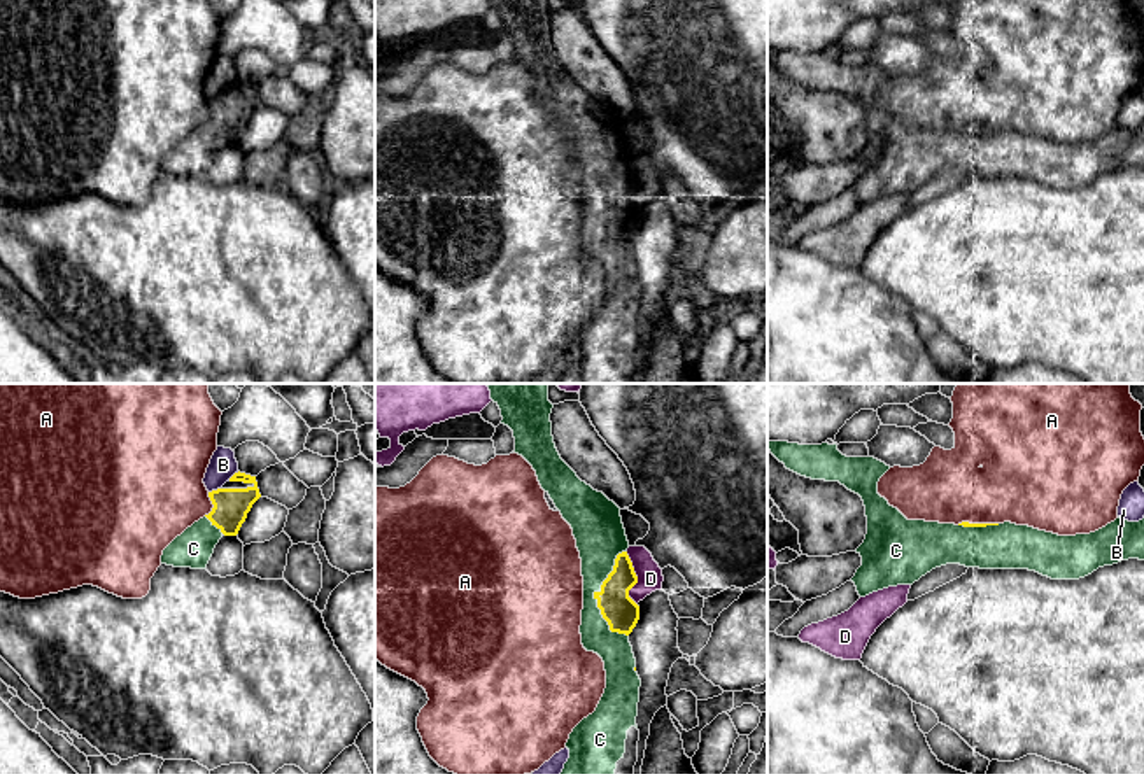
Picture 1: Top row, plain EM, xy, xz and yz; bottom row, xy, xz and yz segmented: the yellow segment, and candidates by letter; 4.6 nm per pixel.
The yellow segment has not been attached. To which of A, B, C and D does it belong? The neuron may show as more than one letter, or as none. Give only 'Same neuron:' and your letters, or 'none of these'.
Same neuron: C

